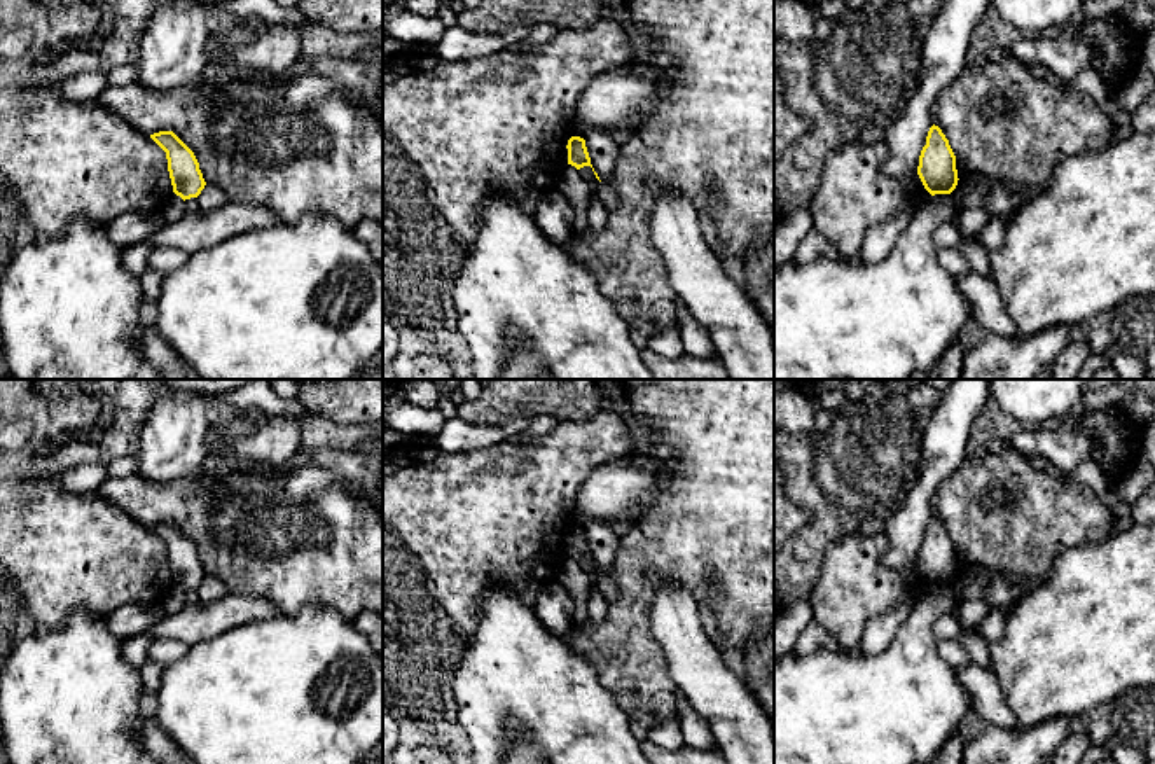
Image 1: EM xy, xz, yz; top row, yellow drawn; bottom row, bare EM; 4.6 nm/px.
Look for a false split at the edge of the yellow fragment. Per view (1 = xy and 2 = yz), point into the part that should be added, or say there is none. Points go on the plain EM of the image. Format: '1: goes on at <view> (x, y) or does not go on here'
1: does not go on here
2: does not go on here

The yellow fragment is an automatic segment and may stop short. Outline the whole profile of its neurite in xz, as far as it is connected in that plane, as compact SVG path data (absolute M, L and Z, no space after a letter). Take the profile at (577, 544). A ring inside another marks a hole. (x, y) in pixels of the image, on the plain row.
M571 528L568 531L568 556L575 558L577 561L584 559L584 558L591 558L591 549L585 538L585 531L580 528Z

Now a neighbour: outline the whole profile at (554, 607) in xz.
M556 580L540 587L535 601L536 617L554 635L566 636L573 626L575 603L568 591Z

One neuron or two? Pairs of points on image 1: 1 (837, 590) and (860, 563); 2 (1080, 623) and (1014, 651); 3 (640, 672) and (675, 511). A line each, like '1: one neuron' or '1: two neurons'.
1: one neuron
2: one neuron
3: one neuron

